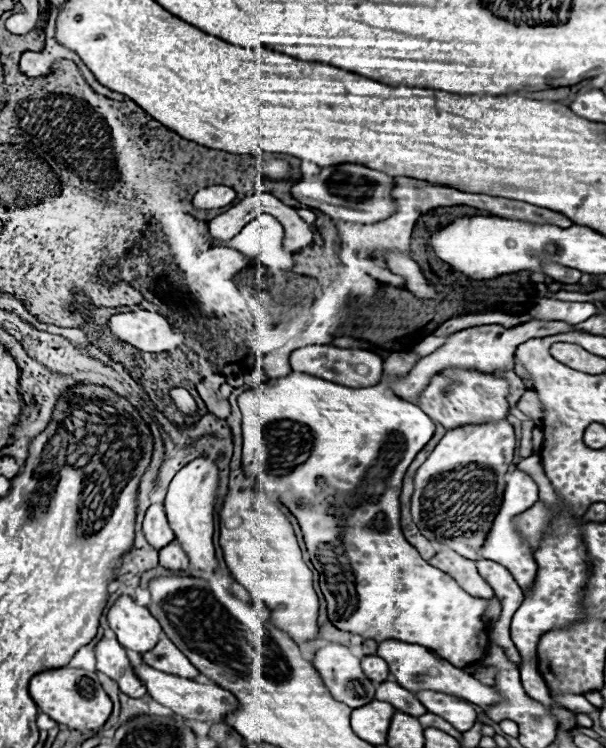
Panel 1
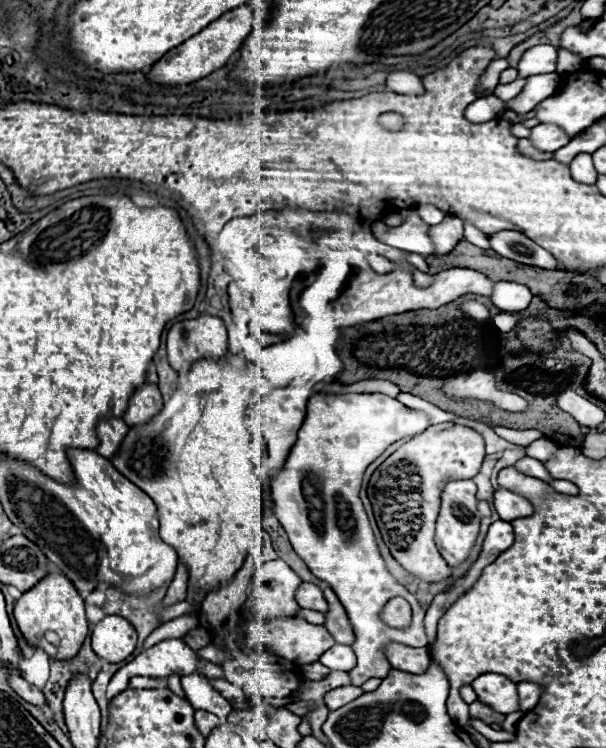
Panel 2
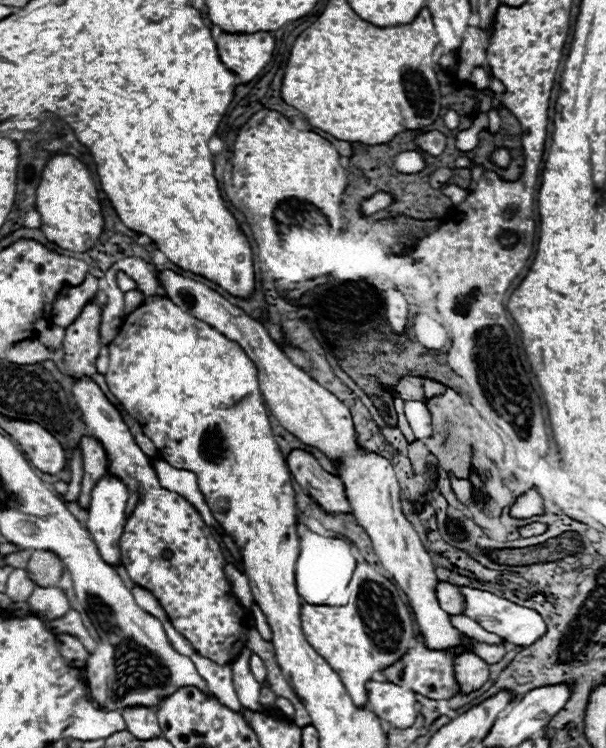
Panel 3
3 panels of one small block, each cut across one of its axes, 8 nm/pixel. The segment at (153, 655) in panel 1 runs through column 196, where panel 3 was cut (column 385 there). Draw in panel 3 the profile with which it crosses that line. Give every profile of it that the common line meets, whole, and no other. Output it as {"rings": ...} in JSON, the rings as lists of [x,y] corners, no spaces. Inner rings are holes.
{"rings":[[[418,636],[418,644],[414,648],[410,648],[402,660],[398,660],[394,666],[382,670],[382,674],[390,682],[394,682],[398,686],[406,686],[412,692],[422,694],[432,700],[448,700],[458,692],[458,684],[454,682],[454,672],[452,672],[452,656],[448,652],[428,650],[422,642],[422,636]]]}

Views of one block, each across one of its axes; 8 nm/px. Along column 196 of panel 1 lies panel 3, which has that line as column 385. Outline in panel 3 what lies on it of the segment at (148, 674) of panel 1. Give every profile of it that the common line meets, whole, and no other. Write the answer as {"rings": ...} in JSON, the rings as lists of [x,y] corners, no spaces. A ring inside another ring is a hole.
{"rings":[[[368,682],[368,708],[396,728],[410,728],[416,722],[414,692],[392,682]]]}

